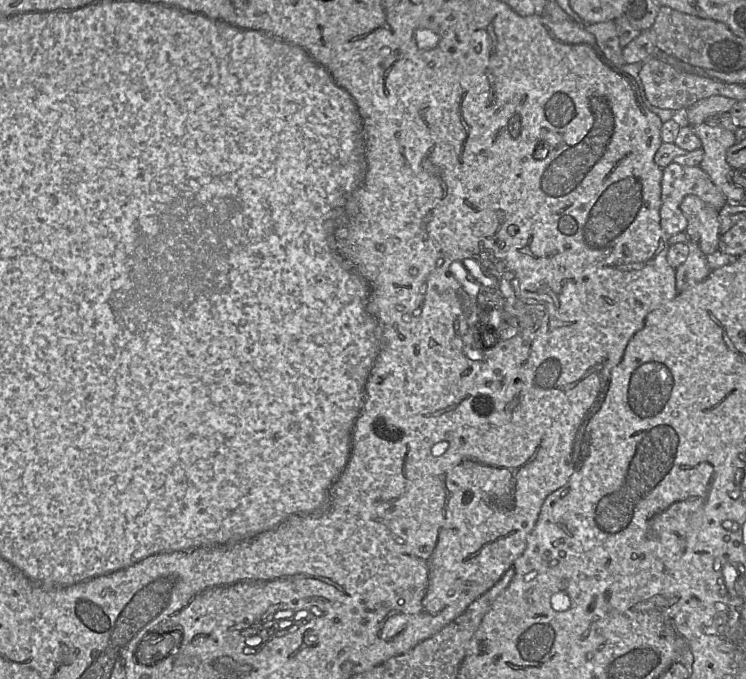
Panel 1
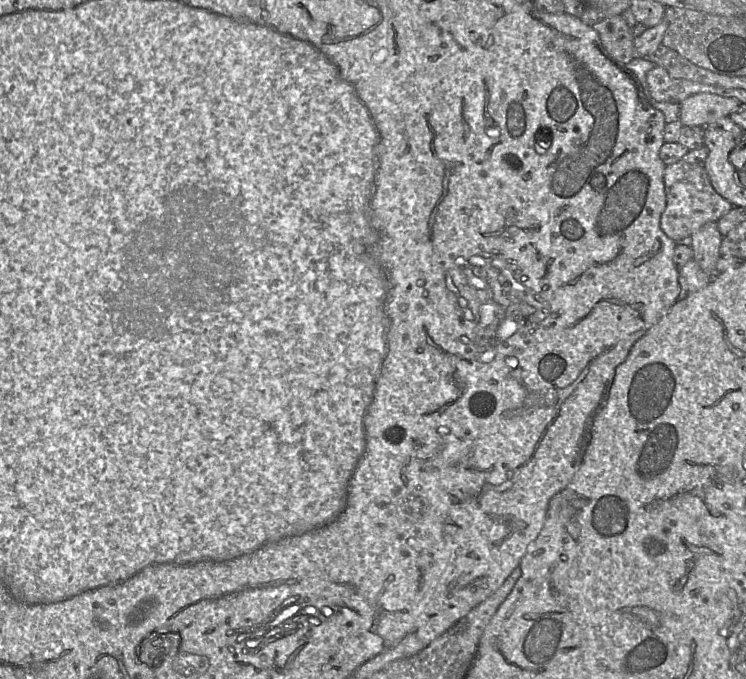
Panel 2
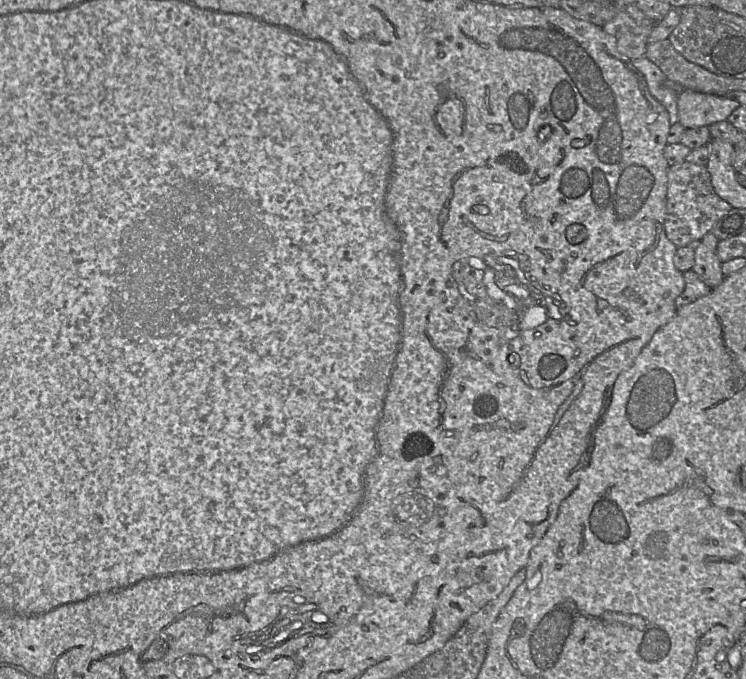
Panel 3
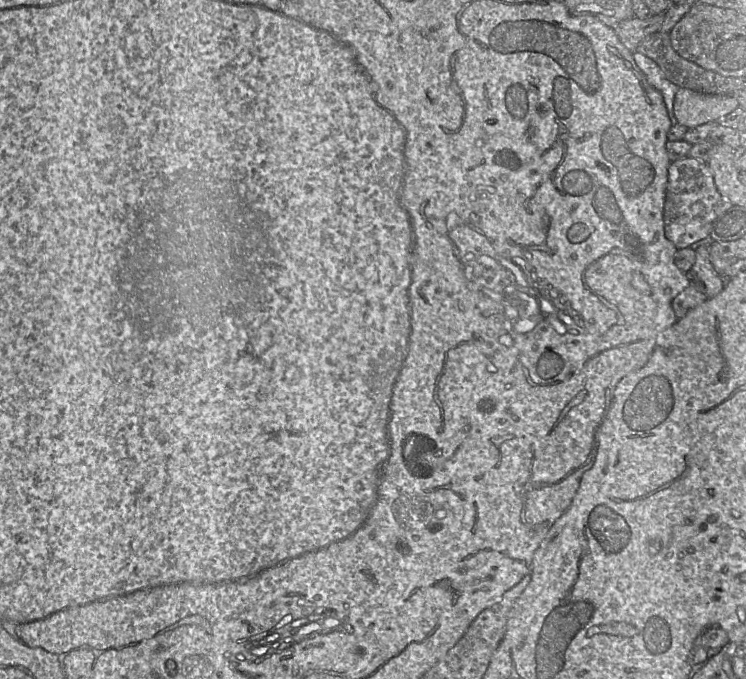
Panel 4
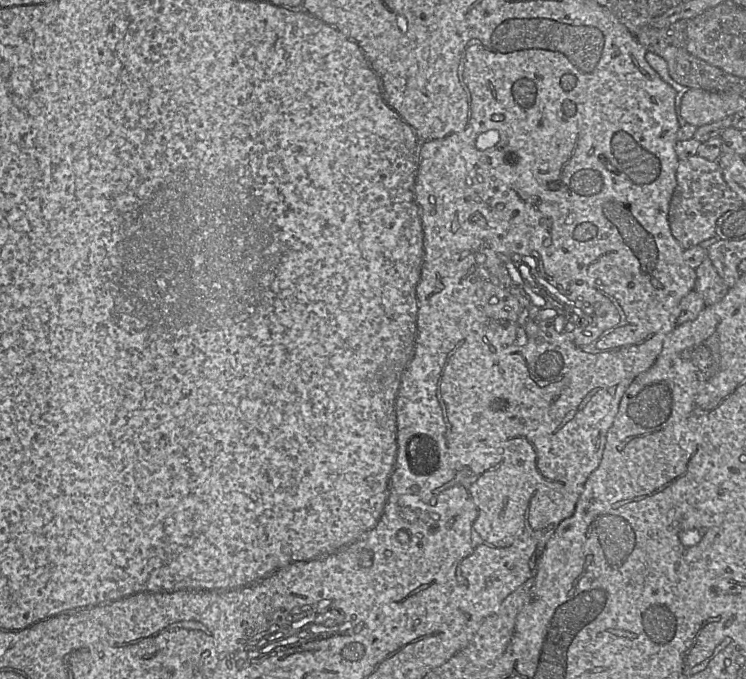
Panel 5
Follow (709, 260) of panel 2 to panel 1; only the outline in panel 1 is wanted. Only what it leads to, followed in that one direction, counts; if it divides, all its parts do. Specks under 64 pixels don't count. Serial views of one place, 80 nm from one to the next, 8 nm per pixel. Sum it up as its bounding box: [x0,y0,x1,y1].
[681,195,719,256]

